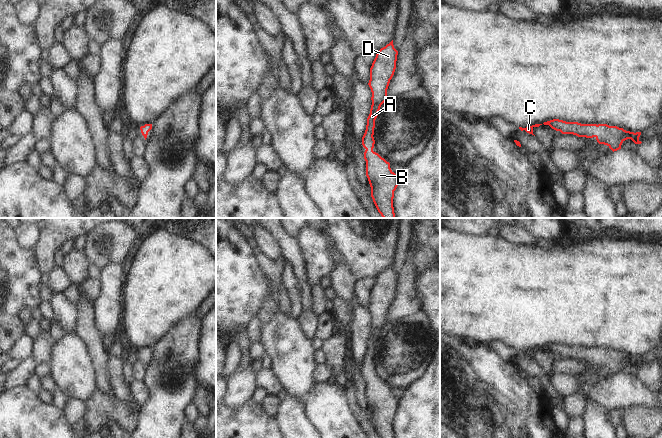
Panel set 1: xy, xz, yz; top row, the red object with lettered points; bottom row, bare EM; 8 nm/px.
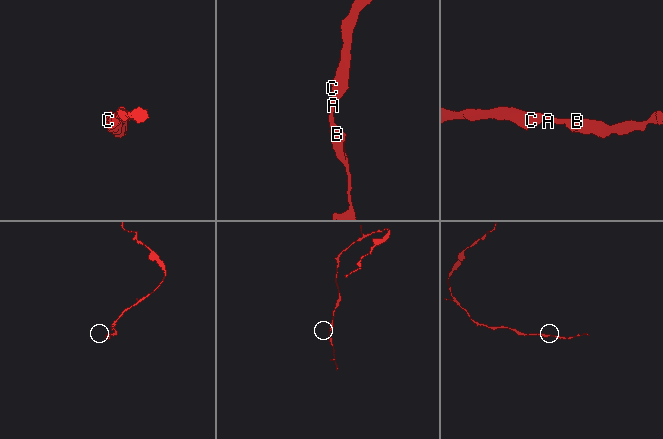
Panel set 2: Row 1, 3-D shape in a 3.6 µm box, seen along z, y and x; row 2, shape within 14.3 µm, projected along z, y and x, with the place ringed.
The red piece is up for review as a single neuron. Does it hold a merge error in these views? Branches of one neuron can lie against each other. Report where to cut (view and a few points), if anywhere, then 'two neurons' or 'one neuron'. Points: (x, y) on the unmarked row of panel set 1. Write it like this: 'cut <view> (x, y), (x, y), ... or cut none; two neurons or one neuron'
cut none; one neuron

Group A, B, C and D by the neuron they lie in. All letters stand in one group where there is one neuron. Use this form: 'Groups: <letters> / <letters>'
Groups: A B C D.

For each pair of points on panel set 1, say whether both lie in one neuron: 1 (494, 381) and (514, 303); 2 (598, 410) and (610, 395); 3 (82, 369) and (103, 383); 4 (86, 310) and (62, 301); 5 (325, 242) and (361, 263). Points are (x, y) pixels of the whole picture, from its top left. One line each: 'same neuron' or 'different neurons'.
1: different neurons
2: different neurons
3: different neurons
4: different neurons
5: same neuron

